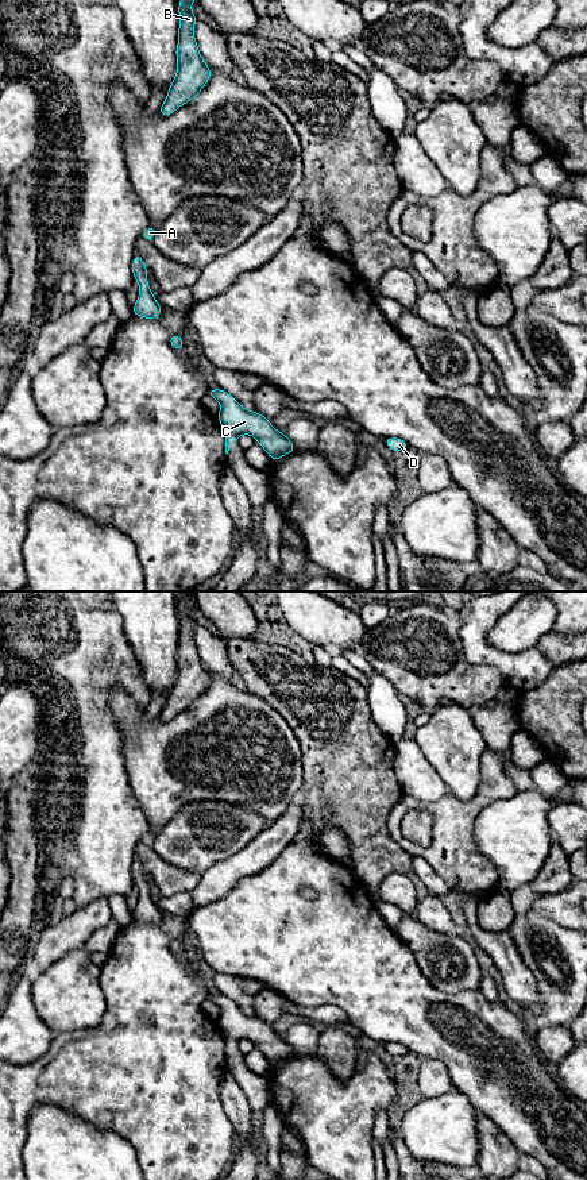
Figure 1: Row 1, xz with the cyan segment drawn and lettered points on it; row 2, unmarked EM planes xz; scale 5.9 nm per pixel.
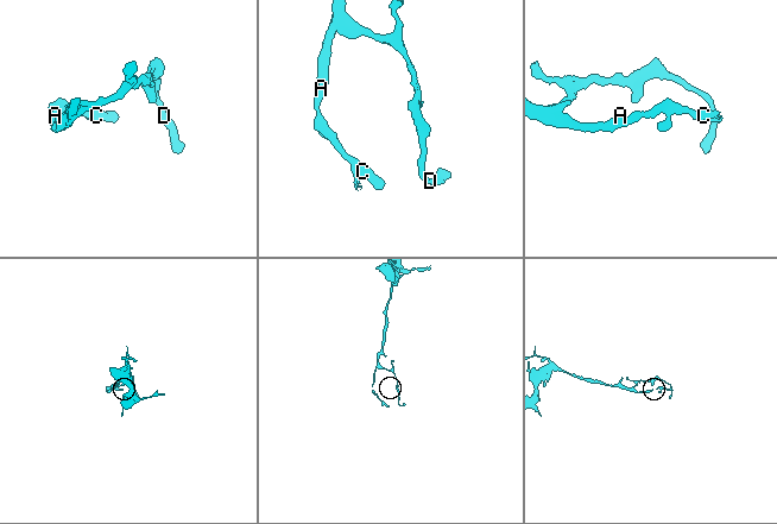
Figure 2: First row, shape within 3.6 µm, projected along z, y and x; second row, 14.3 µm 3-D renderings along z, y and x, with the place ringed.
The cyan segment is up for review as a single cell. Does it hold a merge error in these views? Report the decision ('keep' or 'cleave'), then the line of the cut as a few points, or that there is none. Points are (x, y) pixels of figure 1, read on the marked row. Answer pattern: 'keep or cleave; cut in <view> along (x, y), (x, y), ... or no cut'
keep; no cut

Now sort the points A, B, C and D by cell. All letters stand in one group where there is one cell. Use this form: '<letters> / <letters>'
A B C D

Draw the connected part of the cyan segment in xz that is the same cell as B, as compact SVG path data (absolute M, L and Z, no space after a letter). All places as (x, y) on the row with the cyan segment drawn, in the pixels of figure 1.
M179 0L178 15L178 43L177 43L177 74L169 86L167 96L159 108L162 116L174 113L184 104L192 101L212 76L211 68L200 54L196 38L194 23L198 22L192 4L196 0Z

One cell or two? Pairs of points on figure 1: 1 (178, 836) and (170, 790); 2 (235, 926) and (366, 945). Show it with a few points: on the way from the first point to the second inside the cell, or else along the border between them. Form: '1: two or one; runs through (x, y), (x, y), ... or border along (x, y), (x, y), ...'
1: two; border along (203, 801), (190, 801), (182, 805), (155, 836)
2: one; runs through (267, 932), (293, 945), (333, 945)

